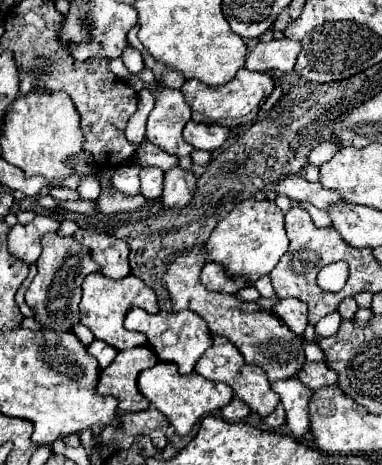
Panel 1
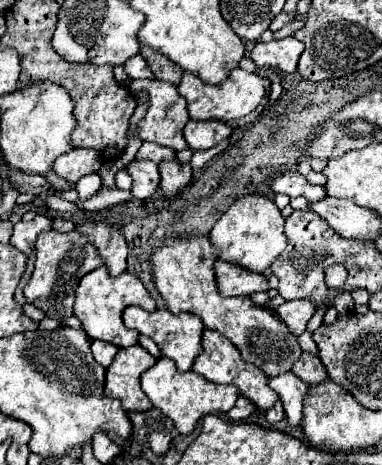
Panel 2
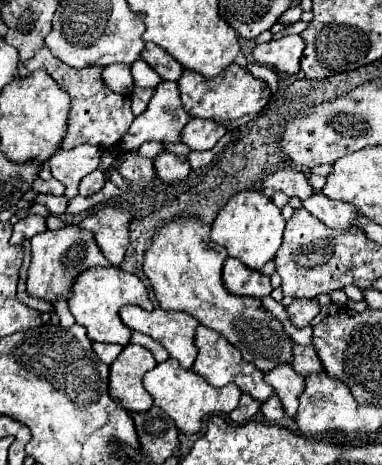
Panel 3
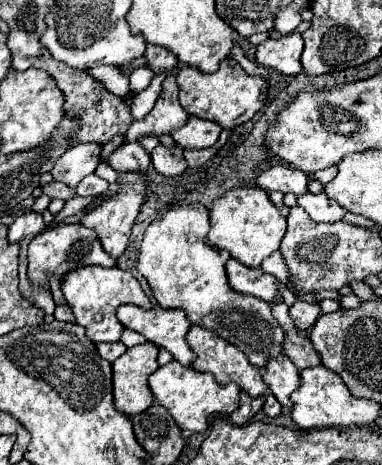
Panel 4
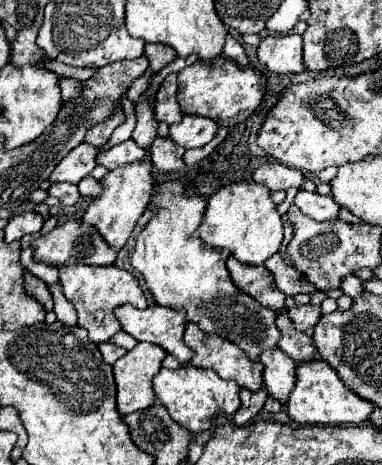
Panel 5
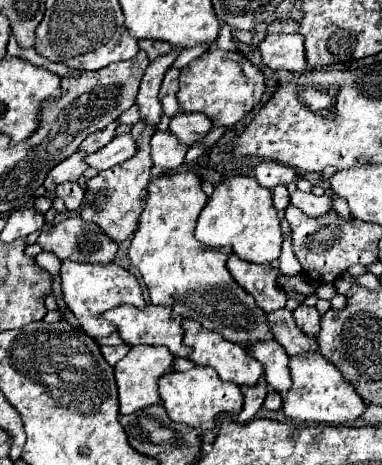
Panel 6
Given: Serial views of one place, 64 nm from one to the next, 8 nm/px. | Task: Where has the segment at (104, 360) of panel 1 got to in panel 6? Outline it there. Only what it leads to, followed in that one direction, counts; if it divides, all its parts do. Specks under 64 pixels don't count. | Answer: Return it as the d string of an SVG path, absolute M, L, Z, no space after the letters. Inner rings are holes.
M120 344L120 346L102 346L102 354L104 354L104 358L106 358L106 362L110 366L114 366L118 360L122 360L128 354L128 350L130 350L130 346L126 346L126 344Z

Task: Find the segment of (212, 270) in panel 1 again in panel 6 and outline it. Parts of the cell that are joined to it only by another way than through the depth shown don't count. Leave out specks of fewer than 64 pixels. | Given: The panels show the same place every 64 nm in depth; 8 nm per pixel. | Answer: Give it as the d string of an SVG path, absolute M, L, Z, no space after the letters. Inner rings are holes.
M228 256L226 262L230 274L234 276L234 280L252 294L252 298L256 300L256 304L264 310L264 312L274 312L284 308L288 296L286 292L278 286L278 268L270 266L270 264L244 264L244 260L236 260L236 256Z

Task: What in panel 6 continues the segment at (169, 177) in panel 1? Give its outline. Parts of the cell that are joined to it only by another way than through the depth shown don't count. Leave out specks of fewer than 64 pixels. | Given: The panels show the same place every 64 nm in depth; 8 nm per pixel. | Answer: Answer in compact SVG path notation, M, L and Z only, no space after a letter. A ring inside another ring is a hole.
M156 130L152 136L152 162L154 166L162 170L176 170L184 162L184 154L188 150L186 144L180 144L176 136L172 136L168 130Z

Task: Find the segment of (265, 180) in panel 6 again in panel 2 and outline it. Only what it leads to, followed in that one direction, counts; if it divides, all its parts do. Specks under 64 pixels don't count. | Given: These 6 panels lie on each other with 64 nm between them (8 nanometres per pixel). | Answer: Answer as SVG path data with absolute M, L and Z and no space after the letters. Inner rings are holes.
M288 170L280 176L276 176L272 180L270 188L272 188L272 192L280 192L280 194L286 194L290 198L304 196L308 202L326 198L326 192L322 186L312 186L300 172L294 172L294 170Z

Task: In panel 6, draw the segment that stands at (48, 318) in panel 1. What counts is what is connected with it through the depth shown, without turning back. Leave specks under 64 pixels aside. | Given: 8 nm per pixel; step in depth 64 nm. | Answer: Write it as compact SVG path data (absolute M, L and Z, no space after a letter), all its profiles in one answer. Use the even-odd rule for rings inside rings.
M68 218L54 224L48 232L42 232L38 244L54 252L60 260L74 262L112 262L118 244L104 234L96 224L84 222L82 218Z

